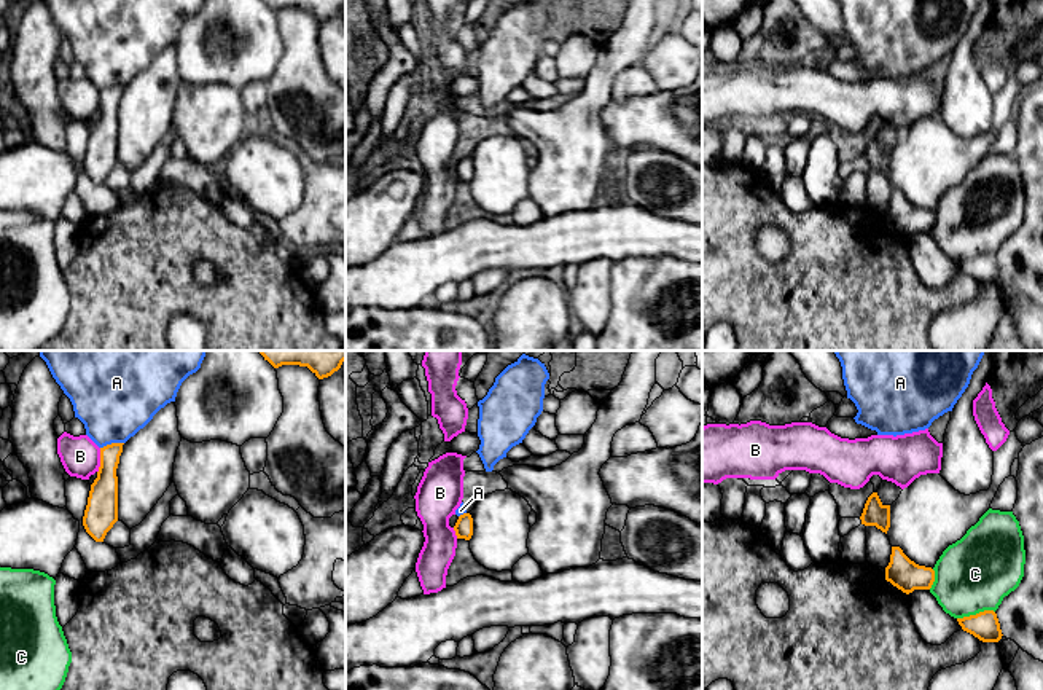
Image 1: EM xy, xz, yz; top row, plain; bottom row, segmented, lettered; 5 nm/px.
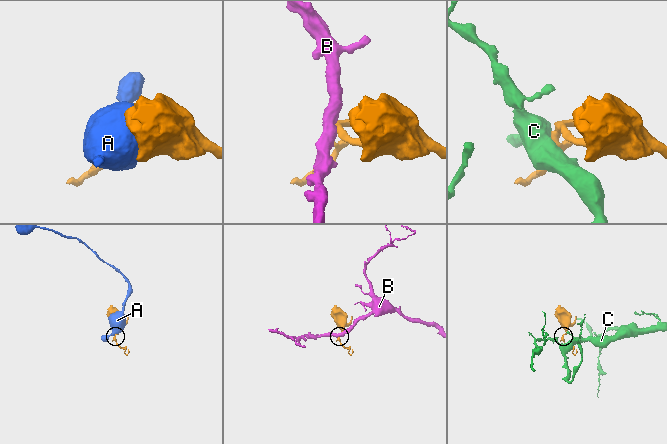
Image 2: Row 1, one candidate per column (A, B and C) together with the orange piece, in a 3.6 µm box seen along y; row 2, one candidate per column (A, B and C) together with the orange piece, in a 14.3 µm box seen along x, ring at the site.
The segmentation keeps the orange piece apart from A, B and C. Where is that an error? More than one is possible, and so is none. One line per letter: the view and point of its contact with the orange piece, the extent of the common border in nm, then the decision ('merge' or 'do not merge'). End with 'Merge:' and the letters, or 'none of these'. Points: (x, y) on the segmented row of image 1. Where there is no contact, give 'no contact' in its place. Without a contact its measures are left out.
A: xy (112, 443) | 120 nm | do not merge
B: xy (101, 461) | 130 nm | do not merge
C: yz (976, 614) | 200 nm | do not merge
Merge: none of these

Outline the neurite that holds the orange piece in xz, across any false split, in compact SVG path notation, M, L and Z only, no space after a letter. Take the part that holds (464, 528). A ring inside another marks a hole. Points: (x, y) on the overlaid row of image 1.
M463 513L459 516L454 526L457 539L470 540L473 535L473 518L470 513Z

